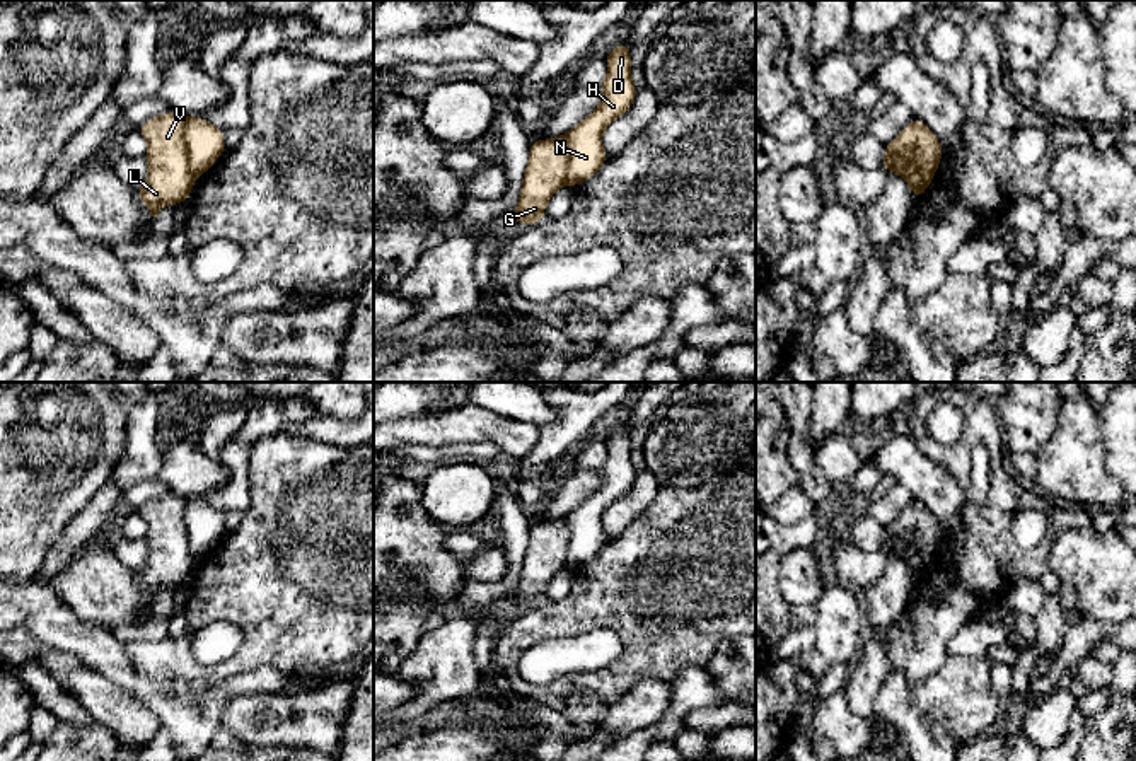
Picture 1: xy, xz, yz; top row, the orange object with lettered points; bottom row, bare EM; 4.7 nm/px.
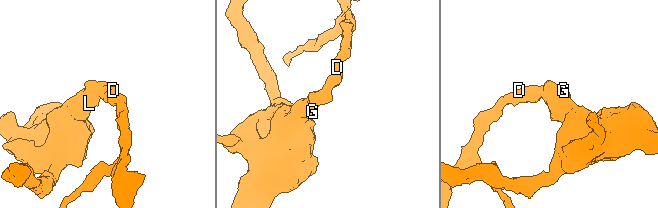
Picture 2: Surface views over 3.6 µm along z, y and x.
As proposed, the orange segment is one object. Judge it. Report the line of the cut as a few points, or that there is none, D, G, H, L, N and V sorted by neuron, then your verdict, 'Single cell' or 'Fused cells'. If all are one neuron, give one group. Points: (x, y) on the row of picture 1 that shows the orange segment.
Split along yz (889, 169), (899, 154), (908, 152), (916, 166), (933, 171). Groups: D H N / G L V. Fused cells

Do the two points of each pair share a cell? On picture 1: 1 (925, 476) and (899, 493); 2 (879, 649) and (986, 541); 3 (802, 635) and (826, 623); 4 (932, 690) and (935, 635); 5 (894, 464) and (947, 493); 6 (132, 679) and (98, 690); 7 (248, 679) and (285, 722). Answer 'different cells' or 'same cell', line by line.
1: different cells
2: different cells
3: different cells
4: different cells
5: same cell
6: different cells
7: different cells

